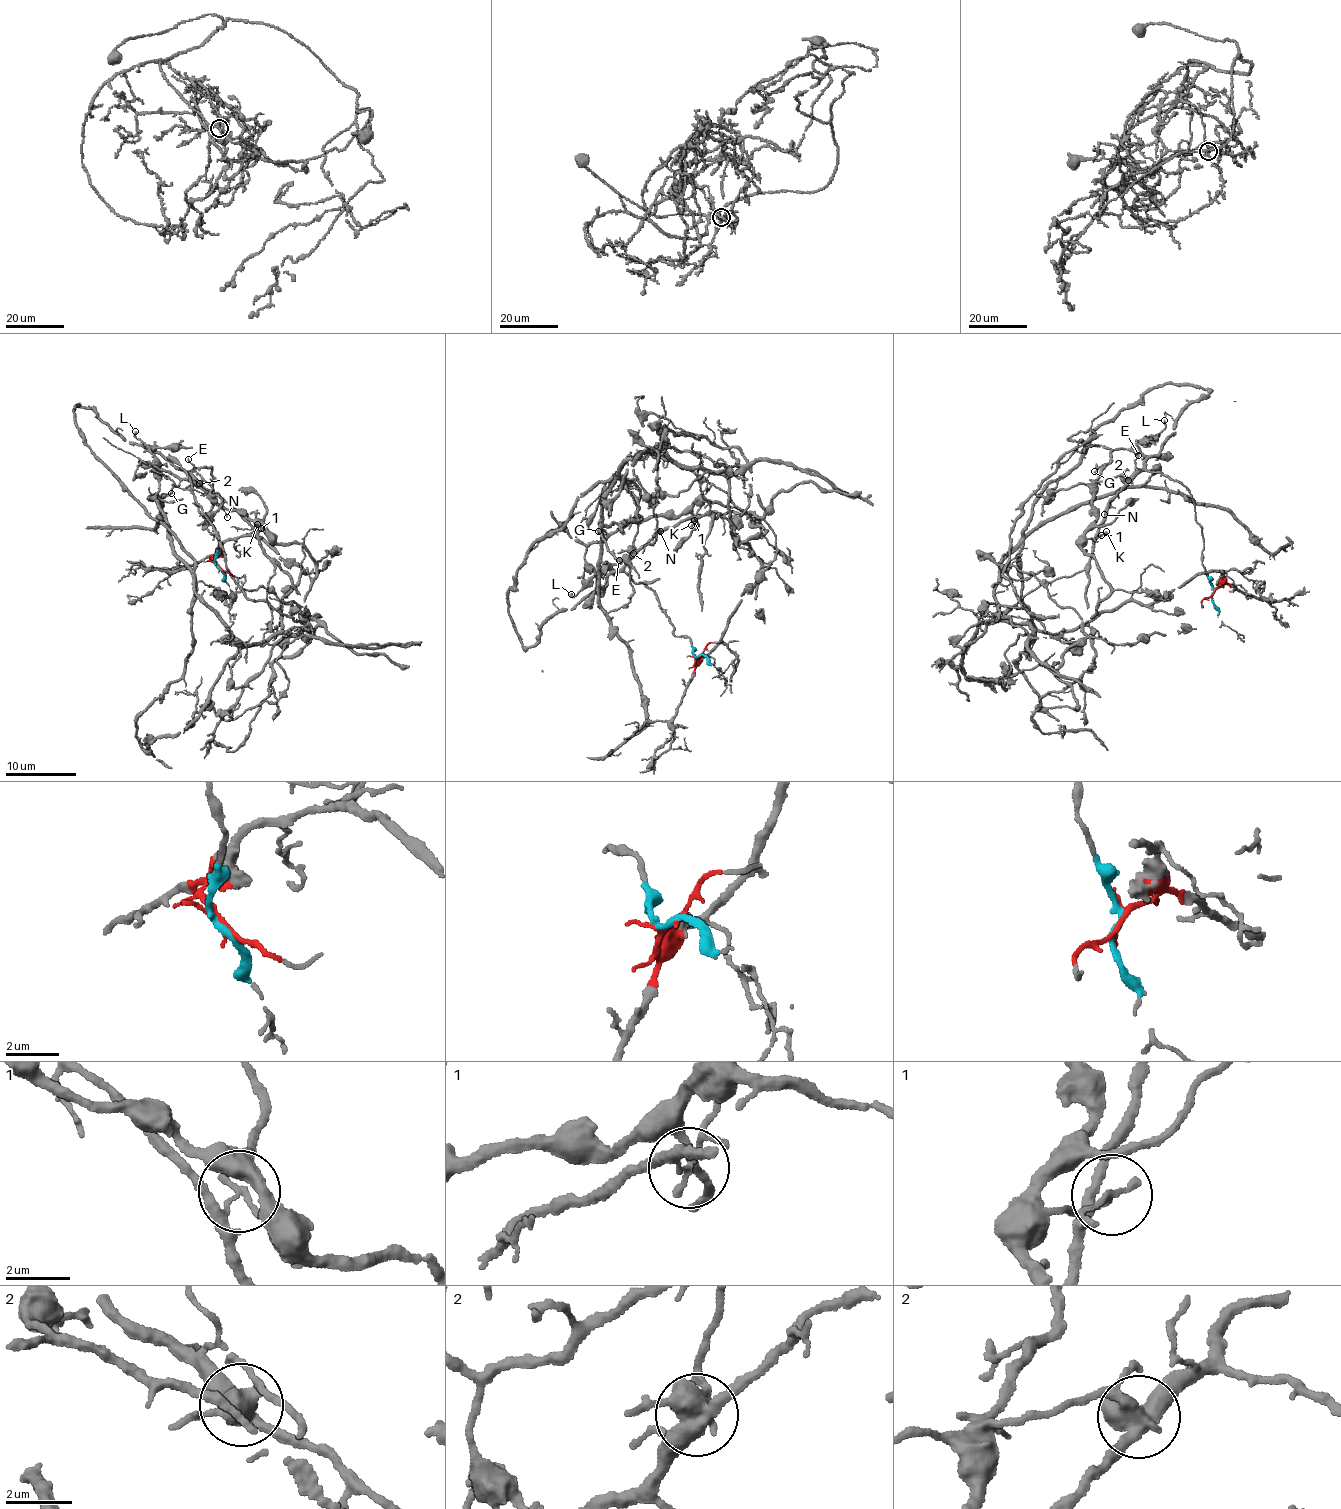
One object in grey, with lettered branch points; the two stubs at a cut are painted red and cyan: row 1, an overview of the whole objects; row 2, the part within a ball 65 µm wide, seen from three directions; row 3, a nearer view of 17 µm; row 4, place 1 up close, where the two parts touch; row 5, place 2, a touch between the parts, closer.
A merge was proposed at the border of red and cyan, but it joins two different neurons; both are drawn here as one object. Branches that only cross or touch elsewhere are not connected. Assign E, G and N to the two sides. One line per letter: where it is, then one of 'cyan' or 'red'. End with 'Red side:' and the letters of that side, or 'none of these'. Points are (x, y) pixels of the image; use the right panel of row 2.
E: at (1138, 455); cyan
G: at (1094, 471); red
N: at (1104, 514); cyan
Red side: G

